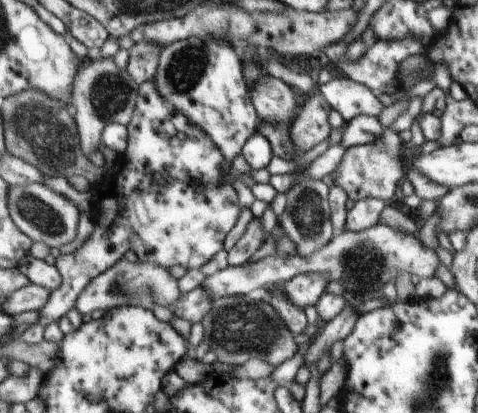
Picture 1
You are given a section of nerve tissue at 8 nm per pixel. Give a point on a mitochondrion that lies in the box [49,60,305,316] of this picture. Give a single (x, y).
(110, 94)

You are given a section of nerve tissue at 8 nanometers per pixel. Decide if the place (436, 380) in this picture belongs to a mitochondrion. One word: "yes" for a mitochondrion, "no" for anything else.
yes

